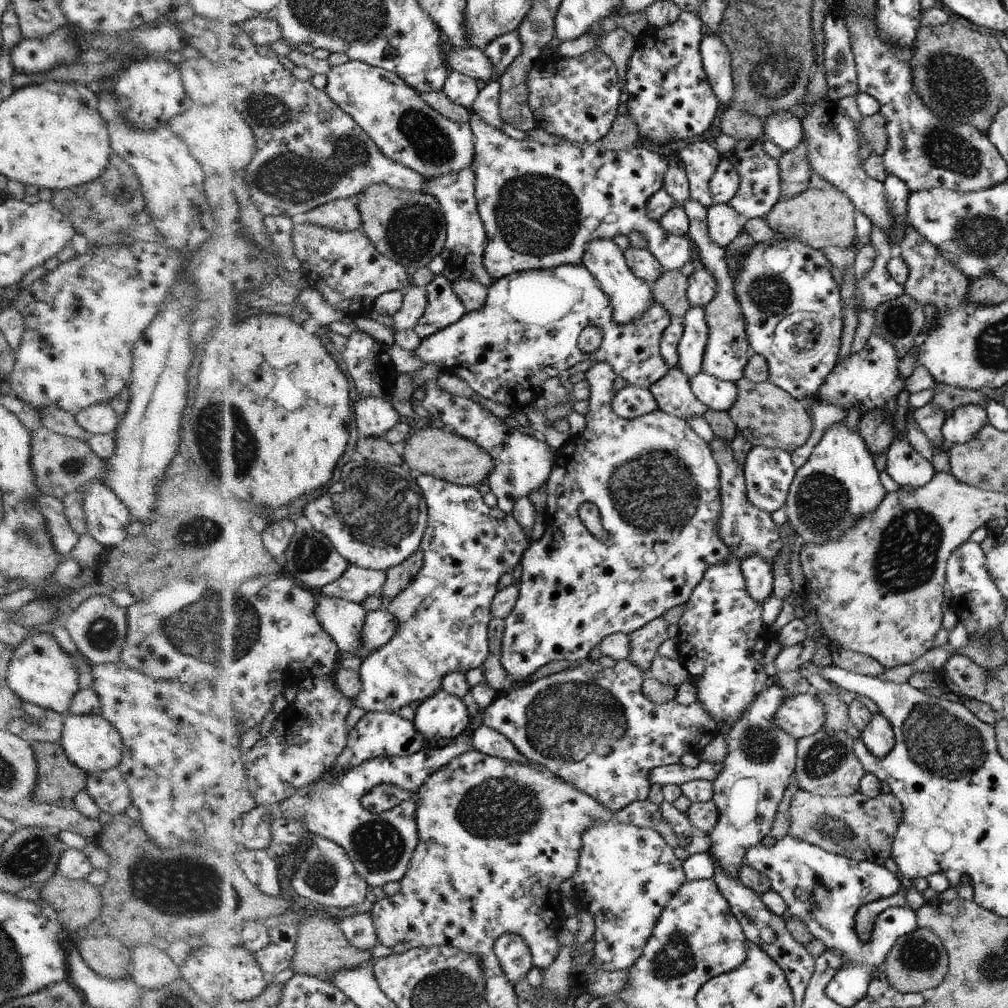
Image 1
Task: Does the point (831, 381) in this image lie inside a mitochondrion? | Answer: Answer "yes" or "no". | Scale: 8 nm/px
no

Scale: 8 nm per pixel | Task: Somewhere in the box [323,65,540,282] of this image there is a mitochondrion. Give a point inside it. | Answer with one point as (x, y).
(413, 229)

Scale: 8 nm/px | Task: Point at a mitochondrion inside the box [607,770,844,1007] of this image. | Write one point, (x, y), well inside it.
(676, 957)

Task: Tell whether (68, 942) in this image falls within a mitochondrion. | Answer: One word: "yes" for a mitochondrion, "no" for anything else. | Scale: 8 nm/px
no

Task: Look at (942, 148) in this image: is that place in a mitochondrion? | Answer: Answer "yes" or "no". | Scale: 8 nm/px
yes

